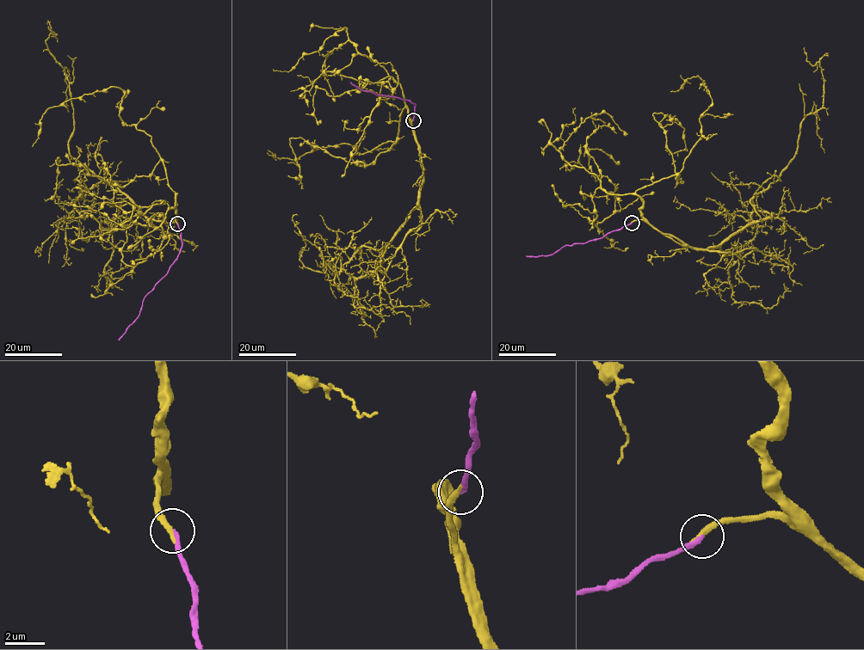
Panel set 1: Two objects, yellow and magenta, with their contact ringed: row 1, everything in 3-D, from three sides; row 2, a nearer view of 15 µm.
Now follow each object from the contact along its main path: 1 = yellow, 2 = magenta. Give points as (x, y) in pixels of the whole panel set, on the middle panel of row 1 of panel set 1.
1: (412, 120), (423, 180), (383, 254), (362, 247), (322, 272), (300, 260), (294, 230)
2: (412, 120), (415, 104), (364, 91), (350, 82)

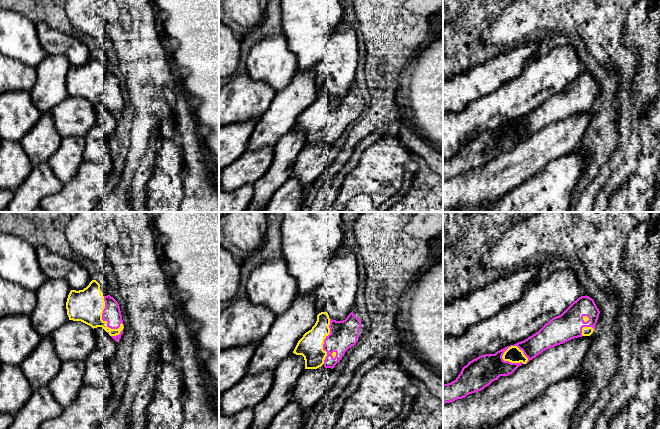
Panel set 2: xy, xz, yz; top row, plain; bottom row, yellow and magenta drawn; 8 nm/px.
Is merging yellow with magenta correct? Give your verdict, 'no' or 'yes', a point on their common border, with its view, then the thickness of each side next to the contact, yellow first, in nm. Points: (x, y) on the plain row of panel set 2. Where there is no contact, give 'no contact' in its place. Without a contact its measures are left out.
no; meets yellow in xy at (107, 98); 260 nm thick on the yellow side, 140 nm on the other

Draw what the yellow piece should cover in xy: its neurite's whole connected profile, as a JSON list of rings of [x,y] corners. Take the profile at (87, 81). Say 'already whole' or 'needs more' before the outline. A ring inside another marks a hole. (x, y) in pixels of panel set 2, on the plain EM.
needs more; [[[103,53],[92,56],[83,66],[71,66],[66,78],[69,96],[81,97],[93,105],[102,103],[110,112],[119,111],[124,104],[122,99],[118,105],[111,105],[108,98],[102,96],[107,71],[109,64]]]

